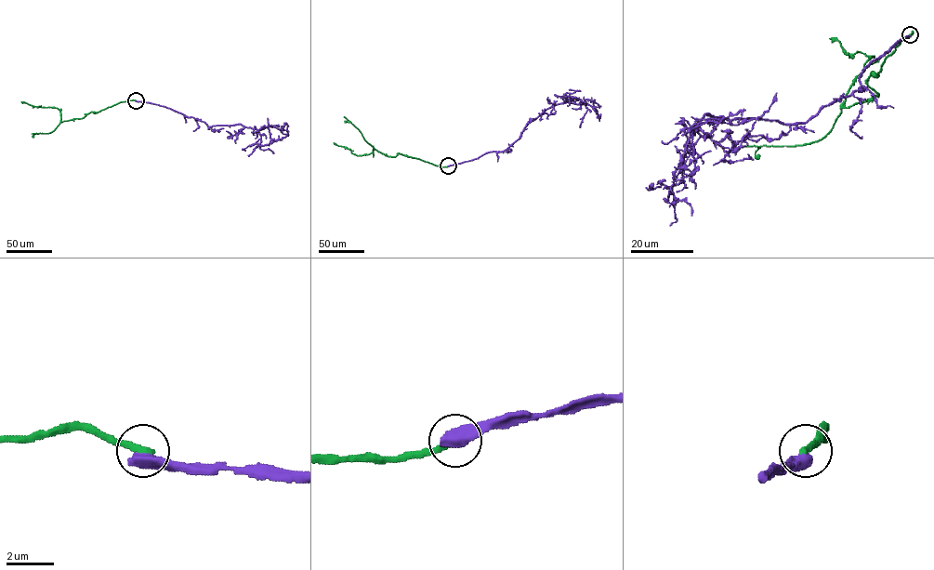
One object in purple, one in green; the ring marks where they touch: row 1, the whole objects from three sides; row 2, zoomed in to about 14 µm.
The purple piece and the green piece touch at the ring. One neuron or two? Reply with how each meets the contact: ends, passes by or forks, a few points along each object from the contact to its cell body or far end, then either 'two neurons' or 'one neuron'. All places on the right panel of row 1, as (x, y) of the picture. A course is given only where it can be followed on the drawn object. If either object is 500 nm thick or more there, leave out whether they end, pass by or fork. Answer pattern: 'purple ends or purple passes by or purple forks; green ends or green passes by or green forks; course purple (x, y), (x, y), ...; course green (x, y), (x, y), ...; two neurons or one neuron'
course purple (910, 35), (804, 123), (705, 115), (690, 131), (695, 168), (680, 170), (711, 151); course green (910, 34), (868, 77), (877, 96), (847, 108), (852, 80), (874, 57), (846, 54), (829, 38); two neurons

